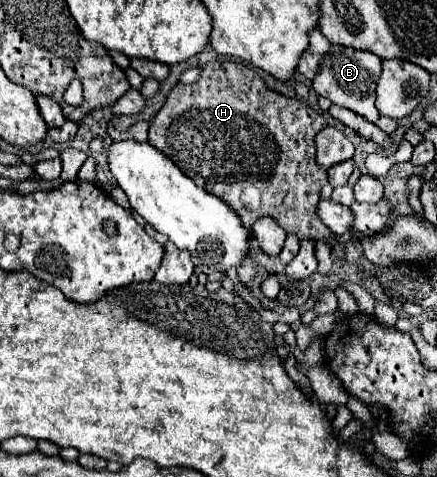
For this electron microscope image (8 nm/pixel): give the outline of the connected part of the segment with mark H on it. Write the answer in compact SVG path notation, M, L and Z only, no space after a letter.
M230 59L204 65L198 81L192 85L172 87L164 107L150 123L148 143L168 155L196 185L228 203L248 231L256 219L272 217L286 233L296 235L300 241L326 241L334 251L340 251L342 245L316 215L316 203L320 201L320 189L326 185L328 173L316 163L314 137L326 125L328 121L322 113L312 111L300 99L290 99L270 91L252 67Z

